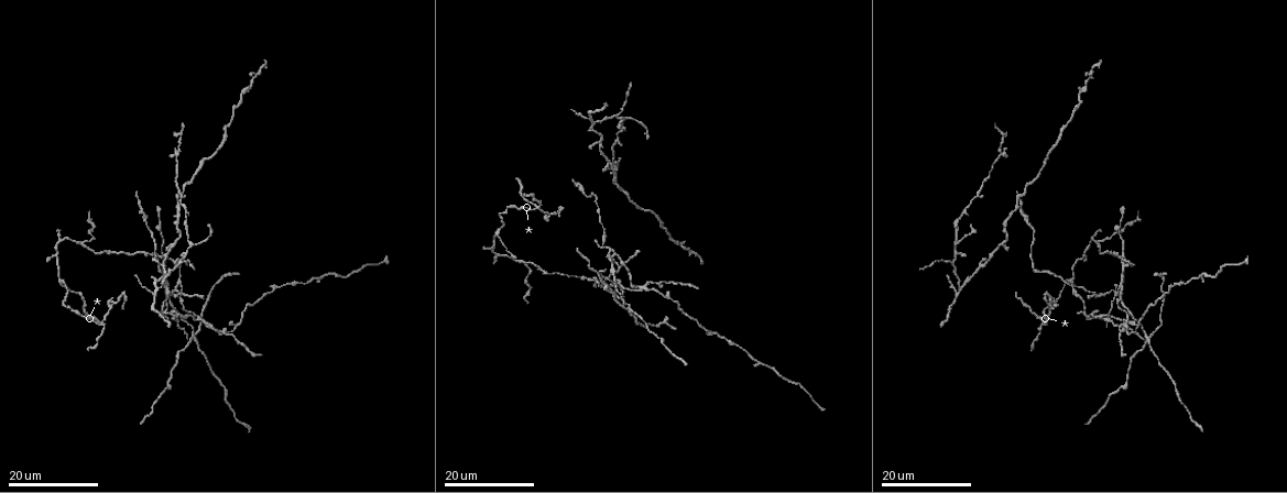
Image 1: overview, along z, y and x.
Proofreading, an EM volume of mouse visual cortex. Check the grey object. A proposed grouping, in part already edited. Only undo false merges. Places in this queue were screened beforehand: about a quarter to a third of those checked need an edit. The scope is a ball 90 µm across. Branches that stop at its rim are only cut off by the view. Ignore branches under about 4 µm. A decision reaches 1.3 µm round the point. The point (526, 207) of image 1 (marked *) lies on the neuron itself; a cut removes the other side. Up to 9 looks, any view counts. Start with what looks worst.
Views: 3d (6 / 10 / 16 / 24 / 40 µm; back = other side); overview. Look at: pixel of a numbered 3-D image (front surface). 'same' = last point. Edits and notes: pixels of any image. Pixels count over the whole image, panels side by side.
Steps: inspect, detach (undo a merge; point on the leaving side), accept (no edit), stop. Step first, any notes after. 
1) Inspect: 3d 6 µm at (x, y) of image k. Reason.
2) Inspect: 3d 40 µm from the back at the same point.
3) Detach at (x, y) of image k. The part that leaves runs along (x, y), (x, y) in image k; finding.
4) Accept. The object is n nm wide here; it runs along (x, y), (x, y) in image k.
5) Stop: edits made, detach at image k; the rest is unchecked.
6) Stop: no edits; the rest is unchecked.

Inspect: 3d 24 µm at (535, 208) of image 1. Four or more arms meet.

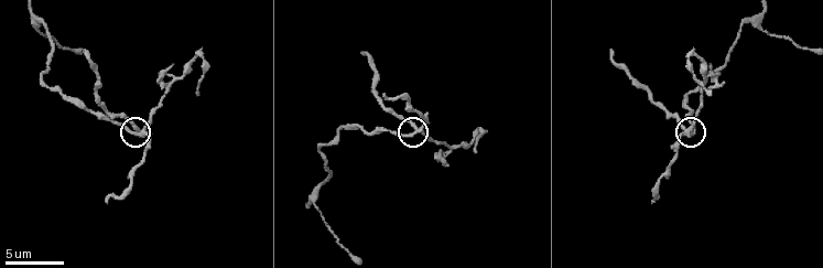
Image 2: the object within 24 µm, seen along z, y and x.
Inspect: 3d 10 µm at (688, 131) of image 2.

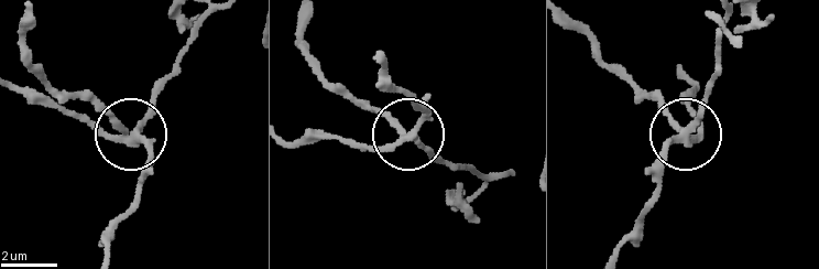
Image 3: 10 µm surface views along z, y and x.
Accept. The side arm is 12 µm long; 4 arms meet here; all the same neuron.

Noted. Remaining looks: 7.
Inspect: 3d 24 µm at (191, 245) of image 1. Three-way junction.

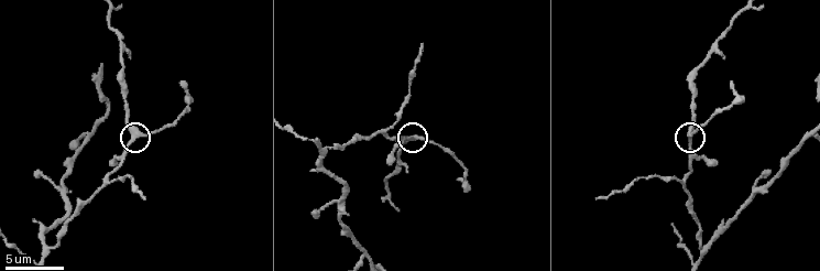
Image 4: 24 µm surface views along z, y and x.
Inspect: 3d 6 µm at (689, 133) of image 4. Zoom in.

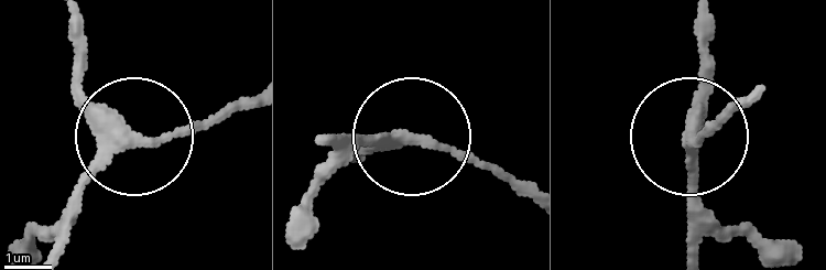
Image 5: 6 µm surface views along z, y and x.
Accept. The object is 270 nm wide here; it runs along (697, 249), (693, 139), (737, 107) in image 5; all the same neuron.

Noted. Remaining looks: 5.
Inspect: 3d 10 µm at (383, 134) of image 4. Arms part here.

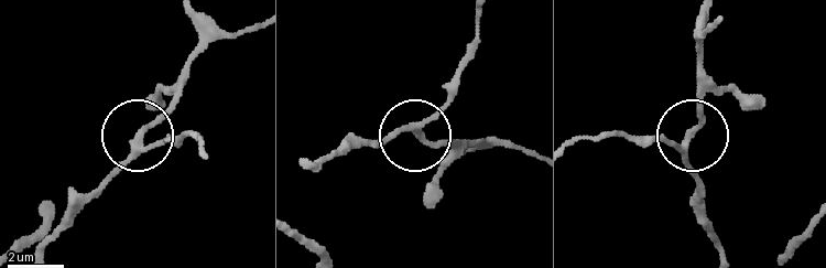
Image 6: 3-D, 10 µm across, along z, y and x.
Accept. 3 arms meet here; it runs along (724, 256), (688, 157), (691, 138), (641, 142) in image 6; all the same neuron.

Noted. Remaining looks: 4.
Inspect: 3d 10 µm at (807, 134) of image 4. Side arm on a straight run.

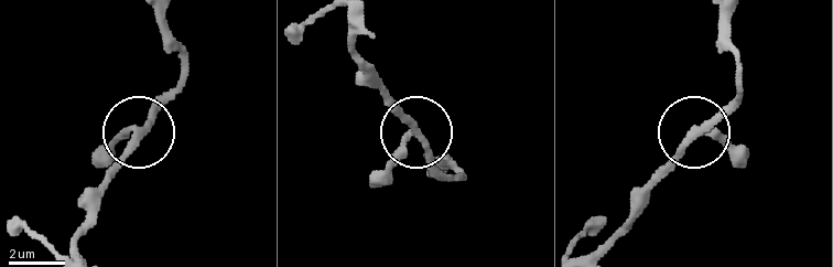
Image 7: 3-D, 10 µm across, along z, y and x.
Accept. The side arm is 59 µm long; all the same neuron.

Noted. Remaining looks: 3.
Inspect: 3d 24 µm at (998, 157) of image 1. Two arms in line, one across.

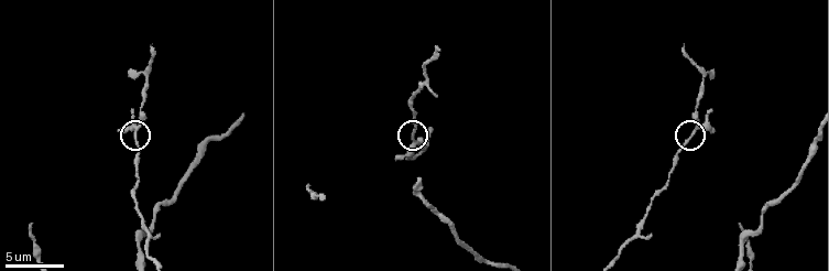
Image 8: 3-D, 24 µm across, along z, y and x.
Inspect: 3d 10 µm at (691, 135) of image 8. Zoom in.

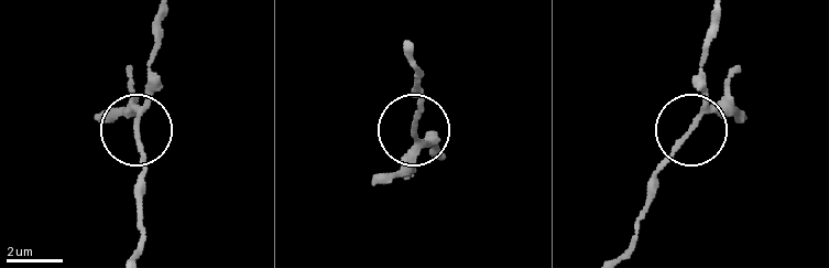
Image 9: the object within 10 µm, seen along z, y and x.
Accept. It runs along (139, 245), (143, 152), (137, 124), (150, 95), (157, 47) in image 9; one neuron here.

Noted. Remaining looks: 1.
Stop: no edits; the rest is unchecked.

